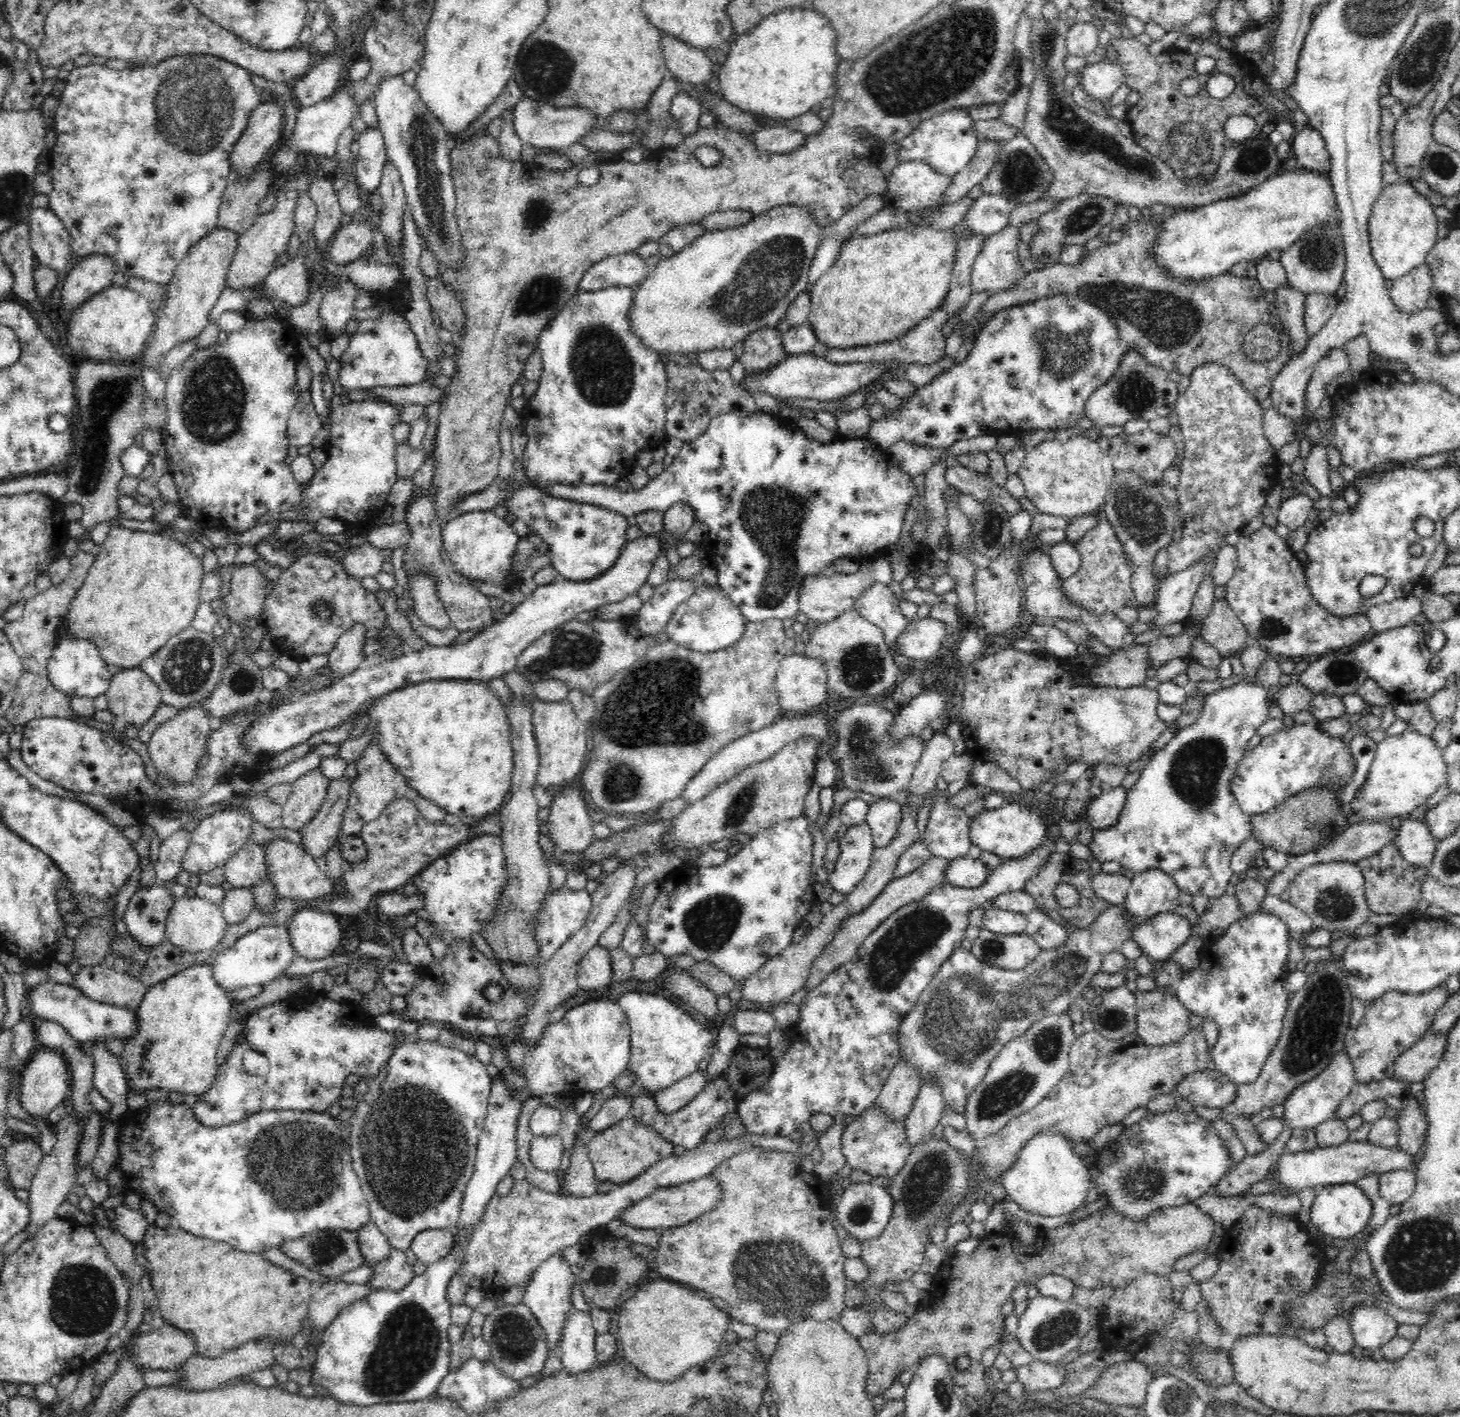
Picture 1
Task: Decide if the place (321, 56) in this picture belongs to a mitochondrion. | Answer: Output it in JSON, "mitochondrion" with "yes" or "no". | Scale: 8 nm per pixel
{"mitochondrion":"no"}

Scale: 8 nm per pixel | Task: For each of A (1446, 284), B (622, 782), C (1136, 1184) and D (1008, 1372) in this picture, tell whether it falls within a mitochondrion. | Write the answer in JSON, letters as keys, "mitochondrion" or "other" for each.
{"A":"other","B":"mitochondrion","C":"mitochondrion","D":"other"}

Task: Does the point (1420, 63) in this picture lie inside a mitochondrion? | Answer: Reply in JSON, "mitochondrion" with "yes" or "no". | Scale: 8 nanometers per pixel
{"mitochondrion":"yes"}

